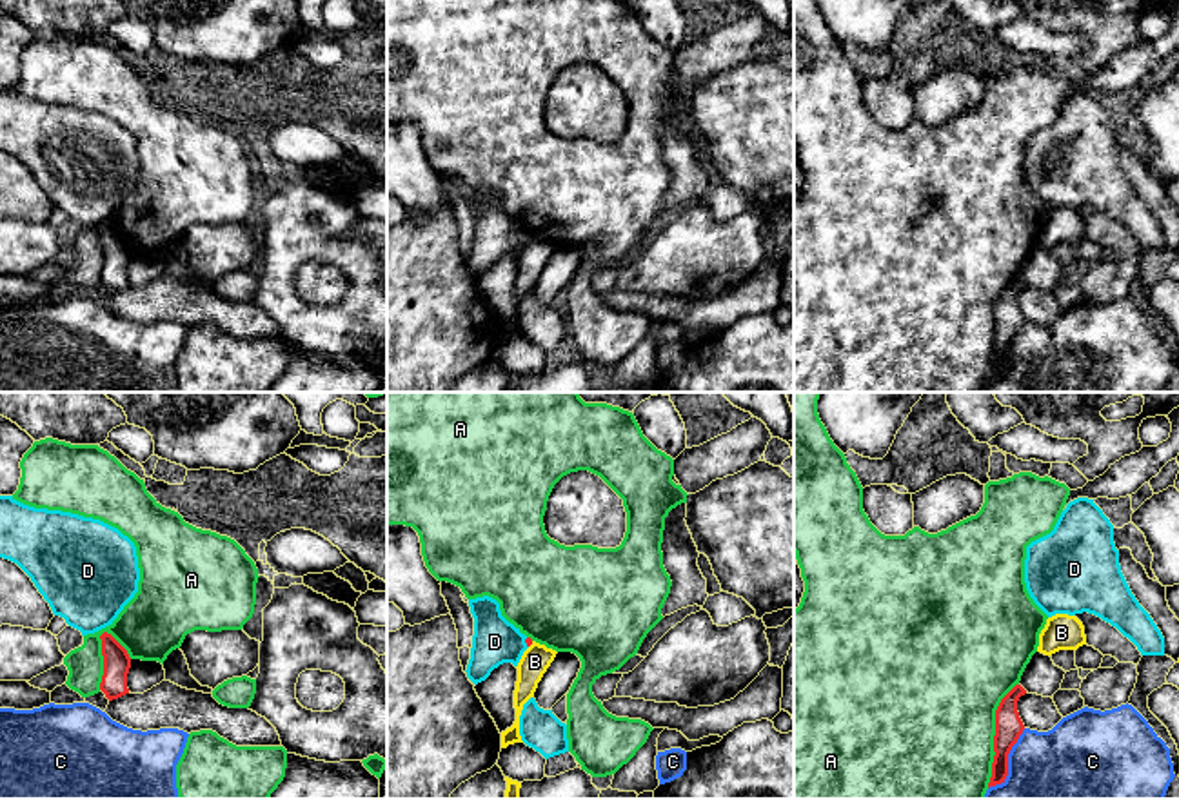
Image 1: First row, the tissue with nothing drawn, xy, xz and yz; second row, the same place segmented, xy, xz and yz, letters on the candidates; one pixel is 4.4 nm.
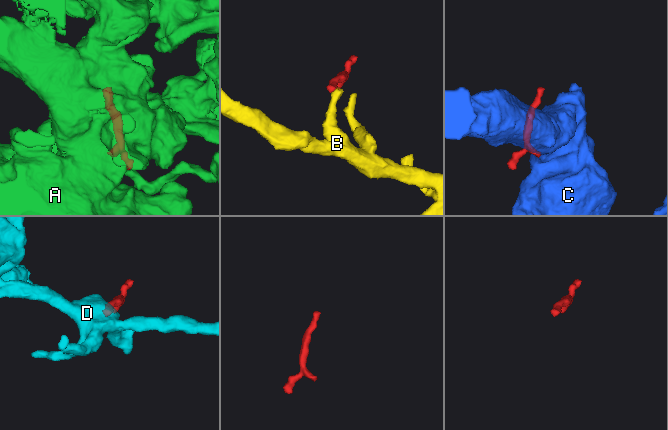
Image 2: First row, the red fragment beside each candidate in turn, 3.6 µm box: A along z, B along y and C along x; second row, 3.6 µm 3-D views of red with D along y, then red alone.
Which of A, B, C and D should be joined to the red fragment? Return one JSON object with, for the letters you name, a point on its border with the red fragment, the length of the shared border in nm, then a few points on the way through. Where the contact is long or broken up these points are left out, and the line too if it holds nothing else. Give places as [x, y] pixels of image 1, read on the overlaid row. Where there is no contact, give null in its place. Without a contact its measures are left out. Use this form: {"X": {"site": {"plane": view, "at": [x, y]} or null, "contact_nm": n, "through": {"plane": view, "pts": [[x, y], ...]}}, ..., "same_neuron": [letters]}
{"same_neuron": []}

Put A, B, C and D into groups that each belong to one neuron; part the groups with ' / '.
A C / B / D

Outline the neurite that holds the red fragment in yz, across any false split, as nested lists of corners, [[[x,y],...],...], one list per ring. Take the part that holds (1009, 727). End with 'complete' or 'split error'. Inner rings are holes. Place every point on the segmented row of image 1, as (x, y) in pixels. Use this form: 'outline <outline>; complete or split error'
outline [[[1016,685],[1001,699],[996,710],[996,735],[994,735],[996,755],[992,763],[992,777],[988,788],[1005,783],[1008,775],[1008,754],[1025,730],[1025,725],[1017,712],[1017,701],[1025,694],[1026,690],[1021,685]]]; complete

